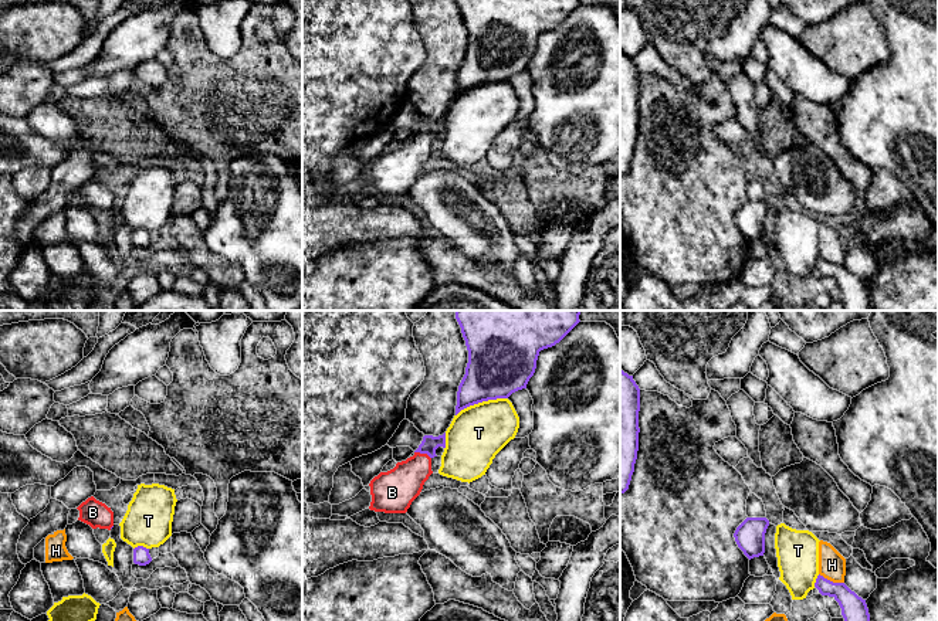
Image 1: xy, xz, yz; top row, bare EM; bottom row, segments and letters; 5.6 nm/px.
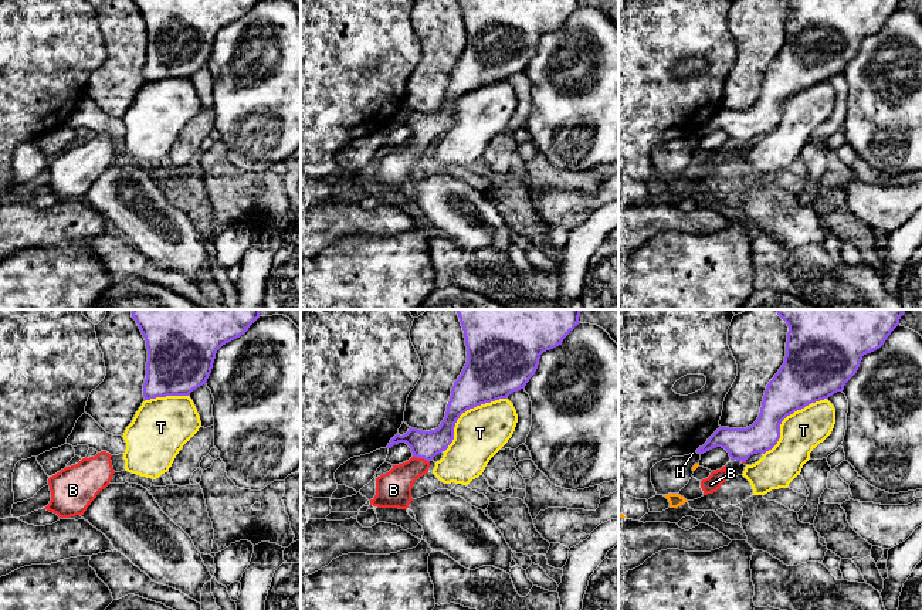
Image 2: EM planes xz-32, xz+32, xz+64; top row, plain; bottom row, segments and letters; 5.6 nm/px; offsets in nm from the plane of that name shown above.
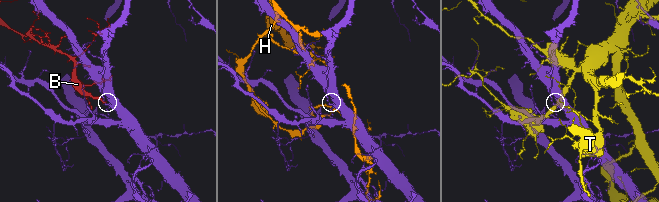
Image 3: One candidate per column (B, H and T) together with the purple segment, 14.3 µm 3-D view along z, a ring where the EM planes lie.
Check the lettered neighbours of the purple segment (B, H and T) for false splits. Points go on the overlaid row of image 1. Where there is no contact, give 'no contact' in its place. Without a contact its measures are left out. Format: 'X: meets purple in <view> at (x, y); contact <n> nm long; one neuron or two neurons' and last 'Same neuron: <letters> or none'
B: meets purple in xz at (423, 452); contact 100 nm long; one neuron
H: meets purple in yz at (832, 582); contact 160 nm long; two neurons
T: meets purple in xz at (481, 401); contact 320 nm long; two neurons
Same neuron: B

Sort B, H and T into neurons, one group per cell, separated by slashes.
B / H / T

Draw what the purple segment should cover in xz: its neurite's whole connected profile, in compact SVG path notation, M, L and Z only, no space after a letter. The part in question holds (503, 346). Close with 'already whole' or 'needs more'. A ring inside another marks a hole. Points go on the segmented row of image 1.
M456 310L468 350L465 374L458 386L456 415L474 404L508 398L526 388L539 352L559 343L580 320L582 310Z; already whole

